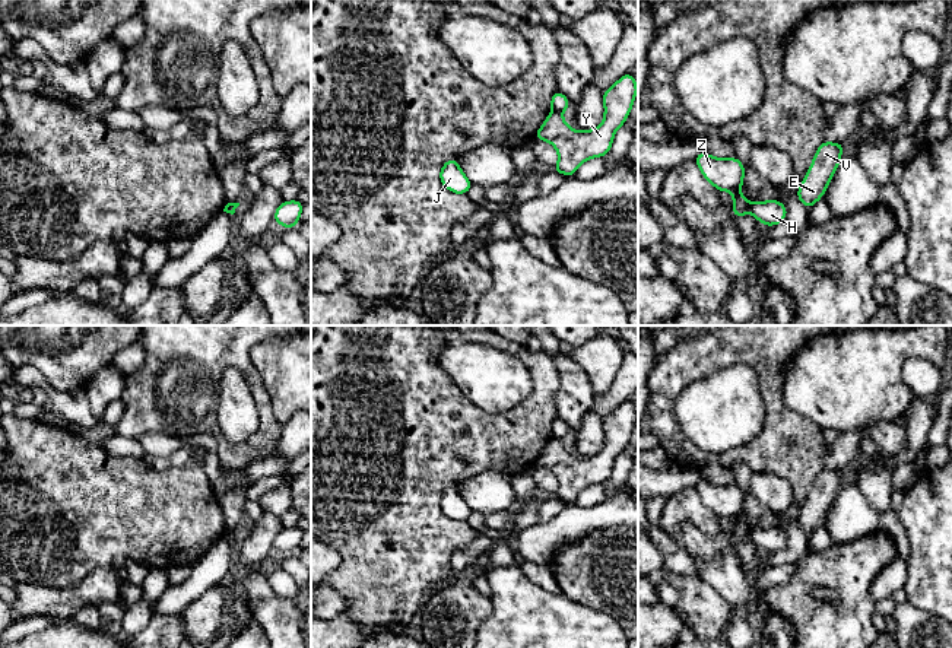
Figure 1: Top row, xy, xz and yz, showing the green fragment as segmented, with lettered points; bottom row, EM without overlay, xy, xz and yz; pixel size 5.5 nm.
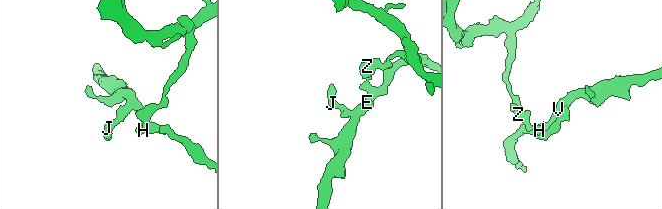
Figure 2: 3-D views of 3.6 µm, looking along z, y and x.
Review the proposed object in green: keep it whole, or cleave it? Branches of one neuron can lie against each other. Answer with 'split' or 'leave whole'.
split

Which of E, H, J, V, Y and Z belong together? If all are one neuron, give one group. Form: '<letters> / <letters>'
E H J V Y / Z

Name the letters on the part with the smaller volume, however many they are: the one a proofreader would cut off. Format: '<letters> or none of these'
Z

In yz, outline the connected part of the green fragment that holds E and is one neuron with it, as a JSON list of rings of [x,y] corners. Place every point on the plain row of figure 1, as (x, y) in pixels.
[[[822,468],[806,499],[800,515],[796,518],[799,527],[810,536],[821,524],[841,489],[841,479],[845,470]]]

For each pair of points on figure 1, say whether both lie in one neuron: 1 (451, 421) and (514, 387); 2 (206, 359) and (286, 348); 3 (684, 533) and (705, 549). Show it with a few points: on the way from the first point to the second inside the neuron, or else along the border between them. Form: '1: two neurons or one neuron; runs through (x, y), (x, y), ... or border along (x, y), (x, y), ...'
1: two neurons; border along (454, 383), (488, 412), (505, 412), (514, 406)
2: two neurons; border along (263, 340), (253, 348), (251, 362), (265, 386)
3: one neuron; runs through (689, 537), (700, 545)

